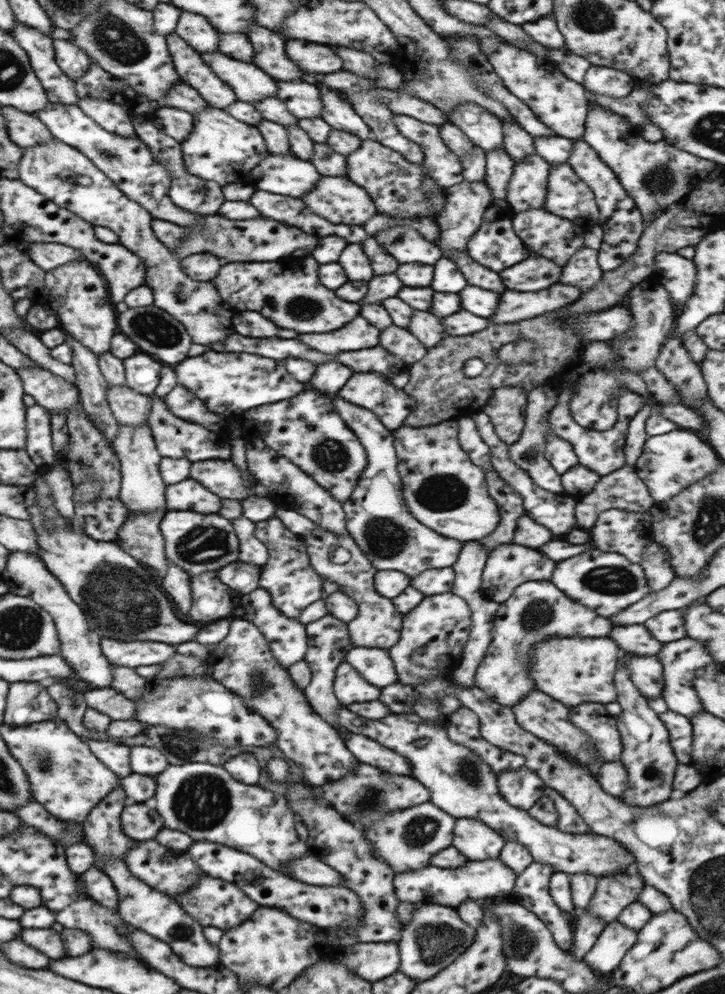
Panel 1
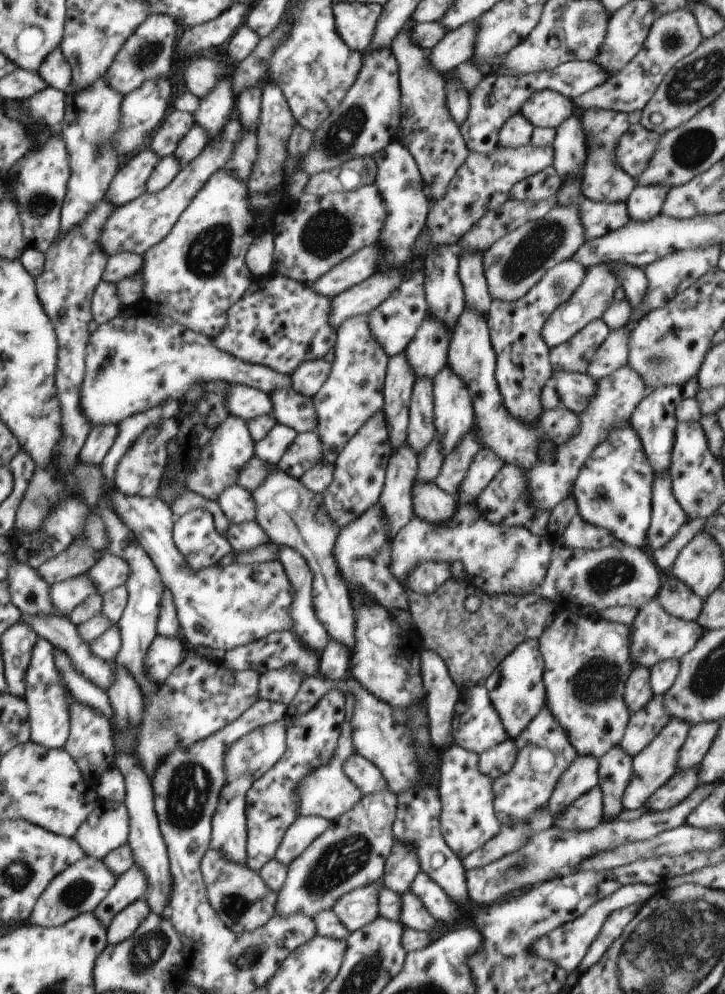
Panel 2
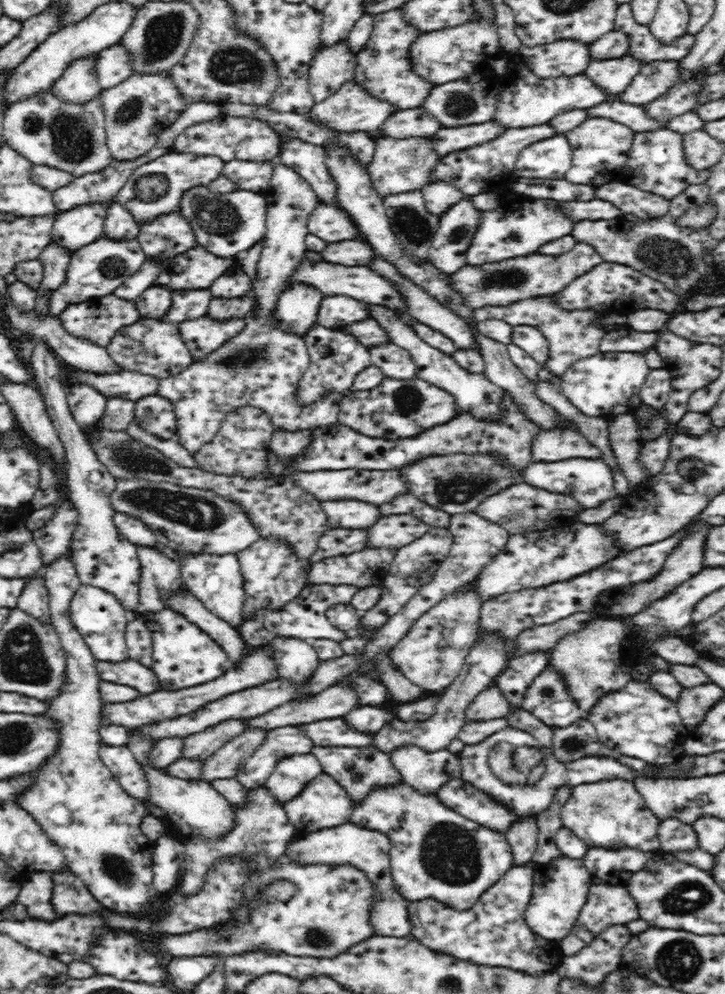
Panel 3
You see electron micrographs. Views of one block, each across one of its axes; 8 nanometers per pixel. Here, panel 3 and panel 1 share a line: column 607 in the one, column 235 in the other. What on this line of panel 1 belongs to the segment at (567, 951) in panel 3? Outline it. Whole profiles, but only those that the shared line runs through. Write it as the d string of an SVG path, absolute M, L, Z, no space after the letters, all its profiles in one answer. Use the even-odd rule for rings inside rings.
M206 874L196 886L184 891L184 895L180 895L176 901L201 925L220 927L224 933L242 926L259 908L259 903L252 900L239 885Z

